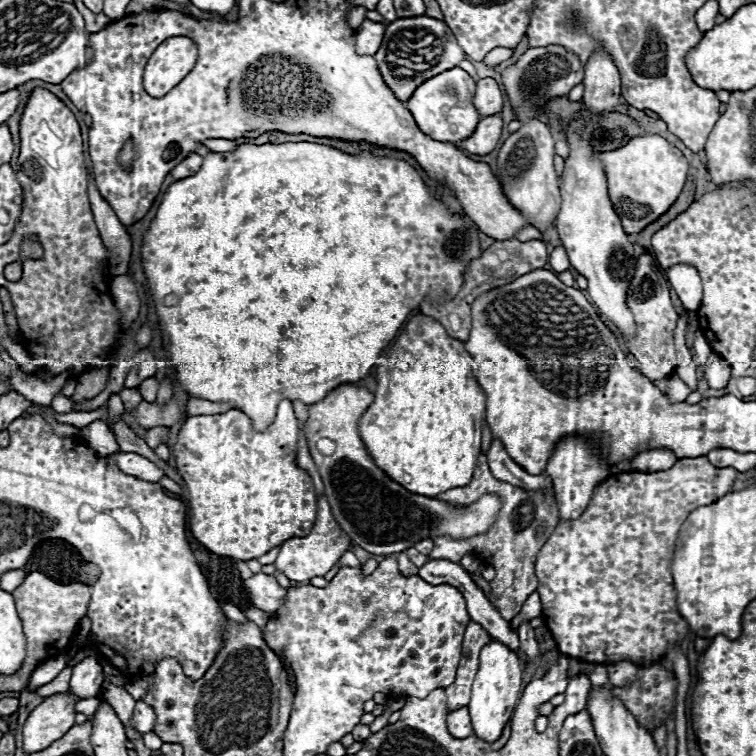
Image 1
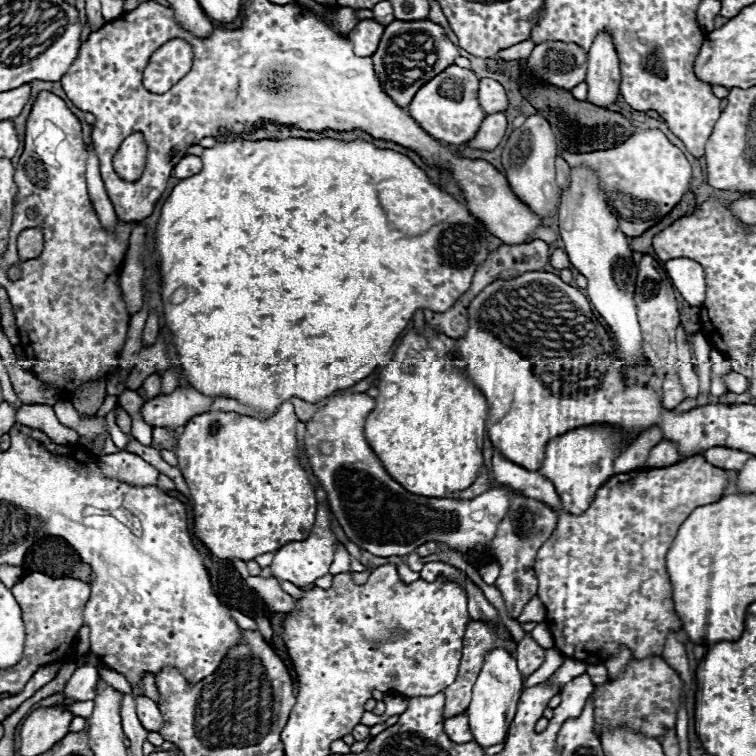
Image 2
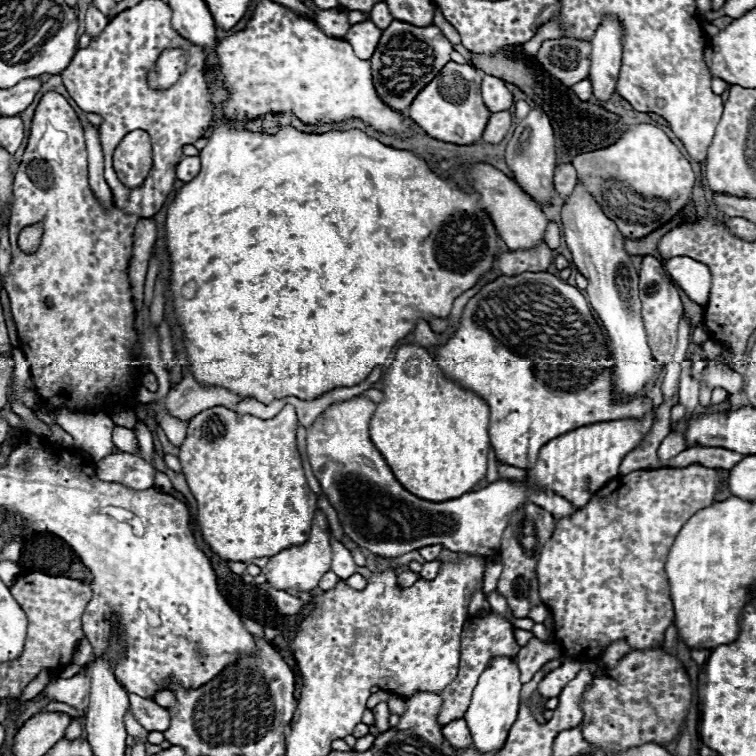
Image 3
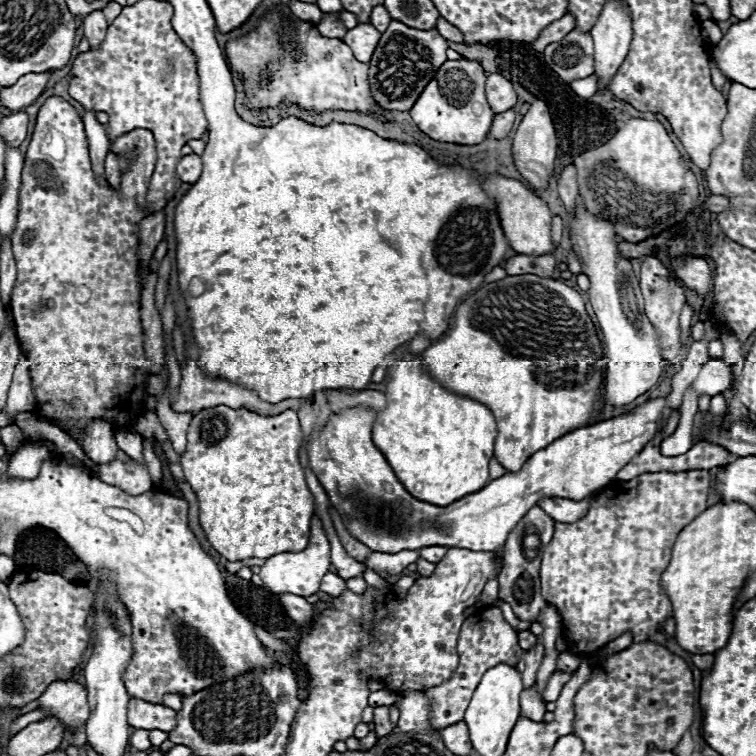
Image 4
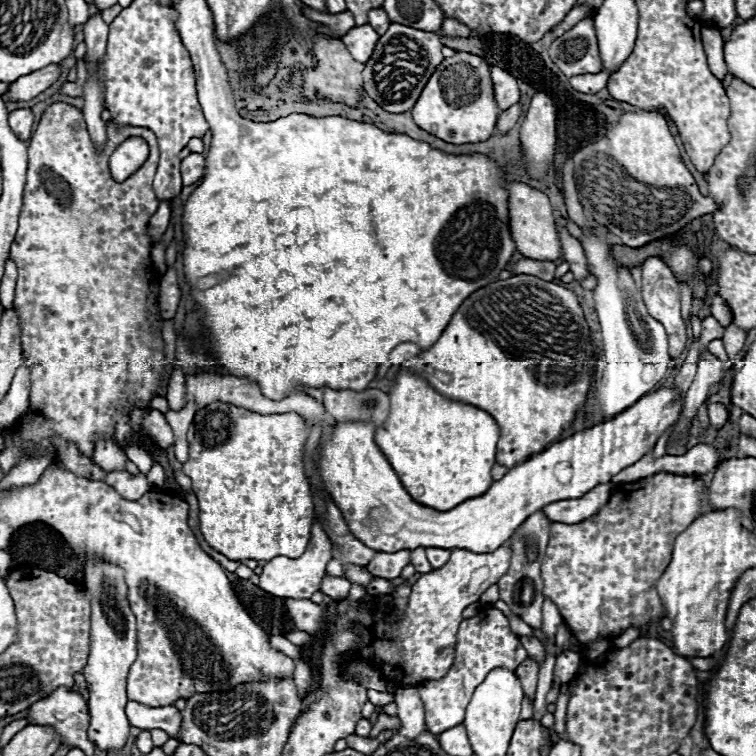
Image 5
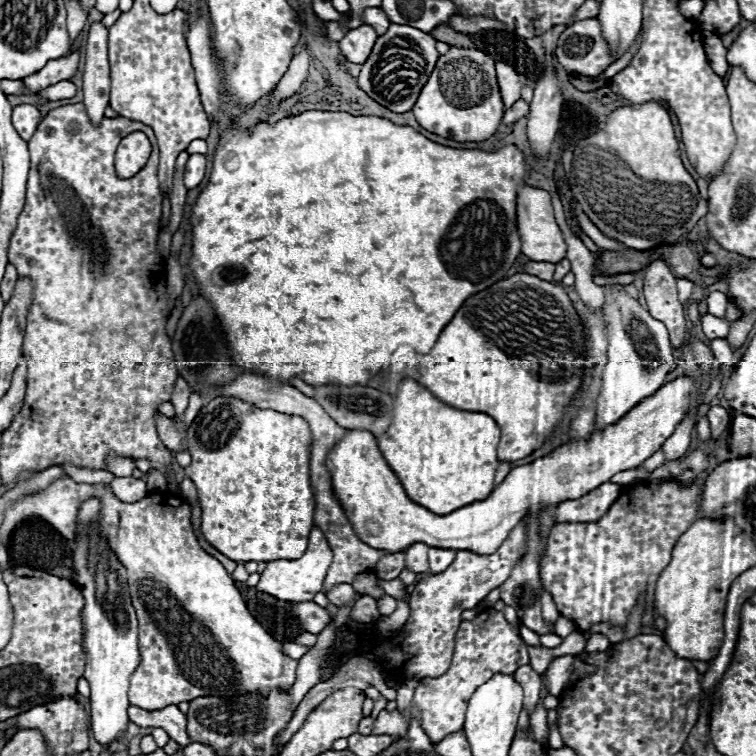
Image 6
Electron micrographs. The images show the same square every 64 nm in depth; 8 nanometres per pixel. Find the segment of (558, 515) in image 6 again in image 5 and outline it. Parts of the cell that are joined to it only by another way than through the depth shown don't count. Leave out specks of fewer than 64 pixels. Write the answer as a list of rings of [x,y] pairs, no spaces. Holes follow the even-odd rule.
[[[612,482],[600,484],[578,500],[560,500],[560,502],[548,504],[544,508],[544,514],[550,518],[550,522],[562,522],[562,524],[584,522],[592,518],[596,510],[604,506],[604,502],[608,502],[608,498],[612,496],[612,490],[614,490]]]

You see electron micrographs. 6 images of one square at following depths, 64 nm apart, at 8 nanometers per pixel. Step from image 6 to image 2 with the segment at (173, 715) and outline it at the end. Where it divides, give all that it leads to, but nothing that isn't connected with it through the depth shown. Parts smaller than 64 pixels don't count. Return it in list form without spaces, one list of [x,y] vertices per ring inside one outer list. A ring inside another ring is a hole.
[[[102,667],[99,670],[99,673],[103,680],[106,680],[108,684],[116,689],[131,689],[130,684],[121,674],[118,674],[114,670],[111,670],[107,667]],[[134,694],[132,696],[136,699],[136,713],[144,729],[158,730],[158,728],[162,728],[164,720],[162,720],[162,712],[158,710],[158,704],[145,696],[135,696]]]

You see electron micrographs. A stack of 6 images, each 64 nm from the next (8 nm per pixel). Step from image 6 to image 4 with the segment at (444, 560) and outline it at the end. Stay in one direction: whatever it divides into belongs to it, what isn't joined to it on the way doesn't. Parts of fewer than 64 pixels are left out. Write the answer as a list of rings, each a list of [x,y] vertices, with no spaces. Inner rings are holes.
[[[426,546],[420,550],[420,554],[432,564],[438,564],[446,556],[446,552],[448,552],[448,548],[444,548],[444,546]]]

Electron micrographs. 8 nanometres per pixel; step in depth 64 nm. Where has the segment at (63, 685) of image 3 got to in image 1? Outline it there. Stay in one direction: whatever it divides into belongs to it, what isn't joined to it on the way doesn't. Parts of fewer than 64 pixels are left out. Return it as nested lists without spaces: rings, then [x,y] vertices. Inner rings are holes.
[[[84,658],[80,664],[74,666],[68,690],[70,694],[76,694],[78,698],[94,698],[98,696],[102,682],[104,682],[104,674],[98,660]]]

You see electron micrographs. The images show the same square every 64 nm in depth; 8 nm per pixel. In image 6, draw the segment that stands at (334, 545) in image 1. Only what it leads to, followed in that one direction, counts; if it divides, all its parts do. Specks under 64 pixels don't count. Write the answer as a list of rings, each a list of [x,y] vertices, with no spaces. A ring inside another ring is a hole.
[[[312,528],[304,556],[298,560],[272,560],[272,562],[268,562],[268,566],[260,574],[260,582],[256,584],[256,590],[266,592],[270,596],[276,596],[278,600],[312,602],[312,598],[318,592],[322,592],[324,578],[326,578],[330,564],[332,564],[332,550],[330,550],[324,534],[318,528]]]

